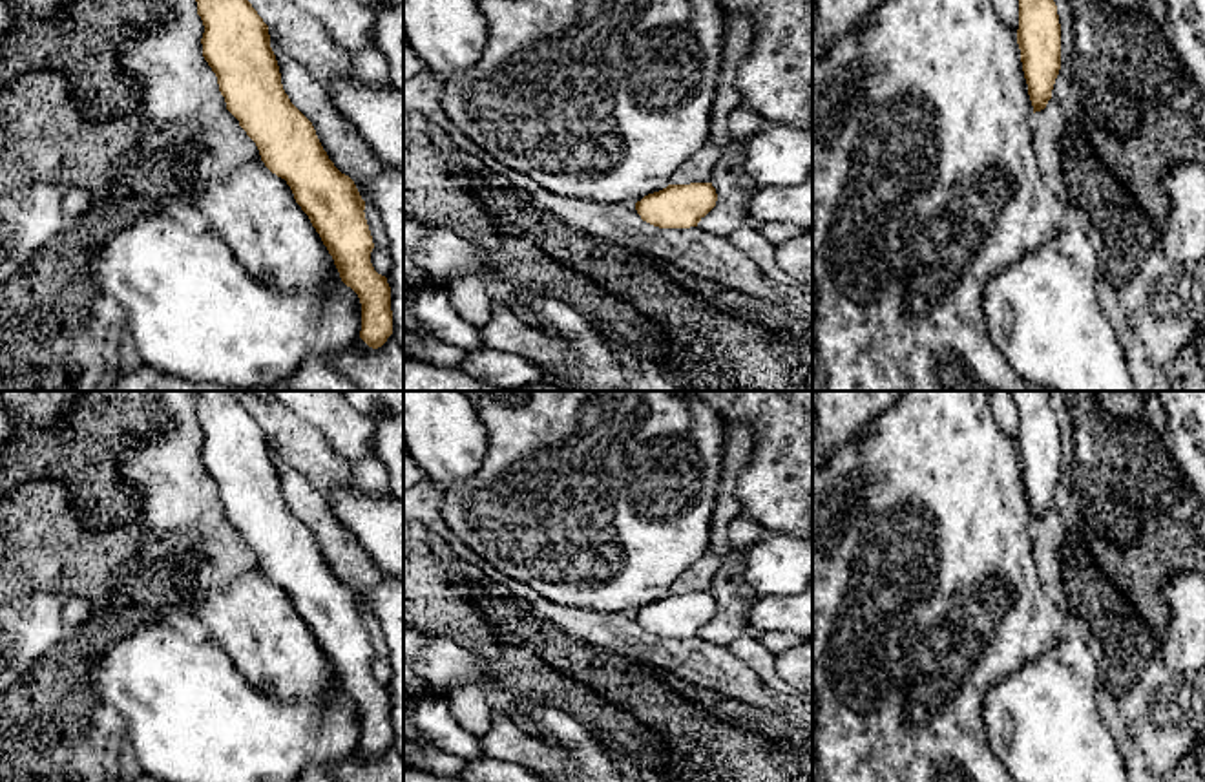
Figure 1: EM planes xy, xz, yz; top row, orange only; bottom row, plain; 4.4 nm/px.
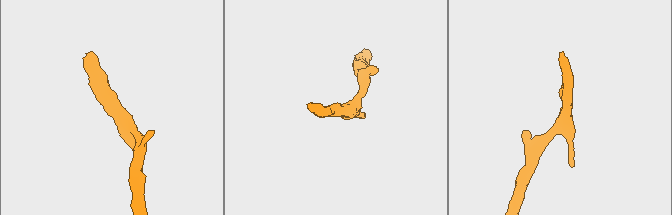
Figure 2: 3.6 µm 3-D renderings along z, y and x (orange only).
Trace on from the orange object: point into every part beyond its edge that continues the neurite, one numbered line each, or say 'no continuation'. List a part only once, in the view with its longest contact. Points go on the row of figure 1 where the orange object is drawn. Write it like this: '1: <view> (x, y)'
no continuation

